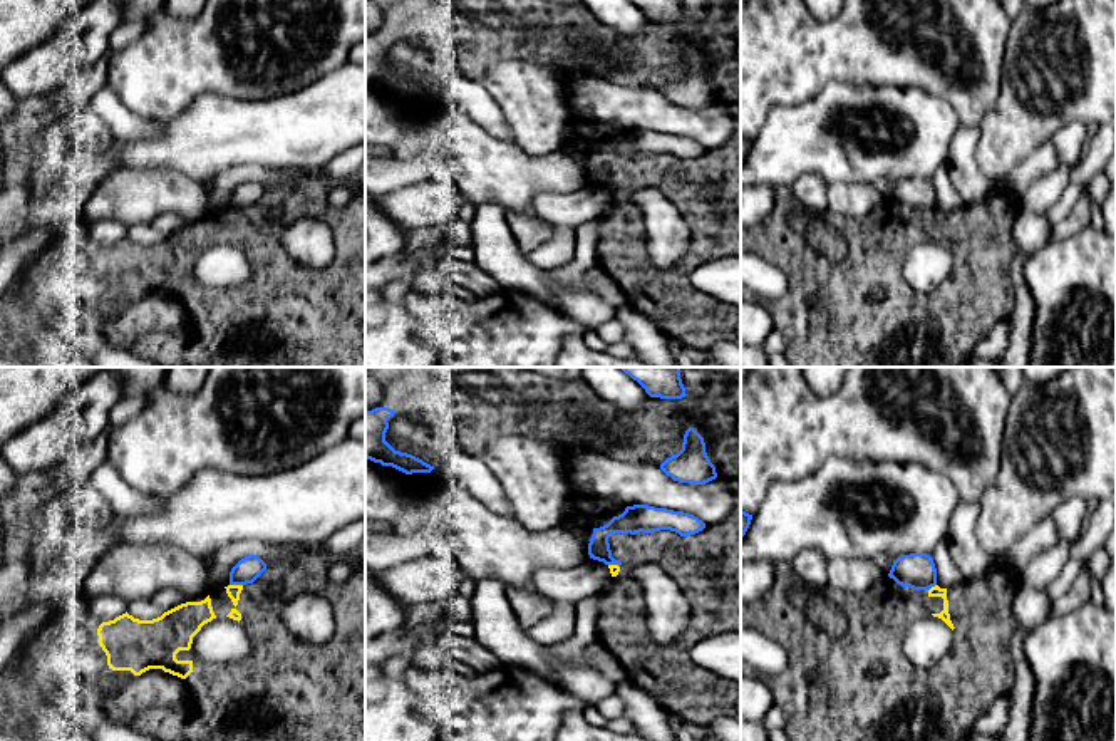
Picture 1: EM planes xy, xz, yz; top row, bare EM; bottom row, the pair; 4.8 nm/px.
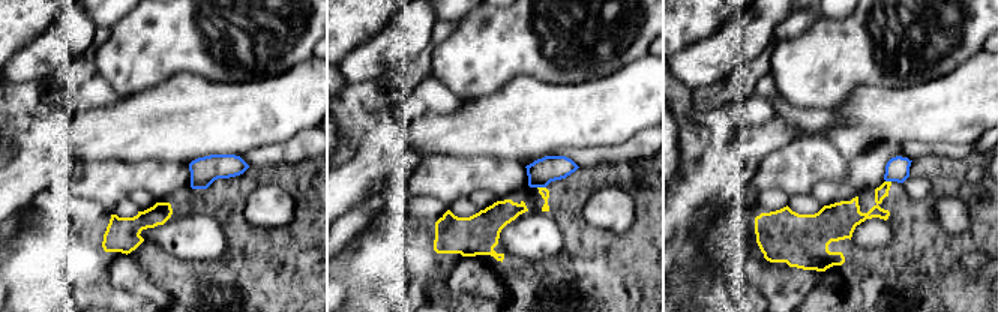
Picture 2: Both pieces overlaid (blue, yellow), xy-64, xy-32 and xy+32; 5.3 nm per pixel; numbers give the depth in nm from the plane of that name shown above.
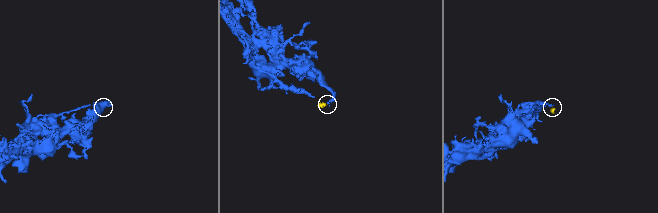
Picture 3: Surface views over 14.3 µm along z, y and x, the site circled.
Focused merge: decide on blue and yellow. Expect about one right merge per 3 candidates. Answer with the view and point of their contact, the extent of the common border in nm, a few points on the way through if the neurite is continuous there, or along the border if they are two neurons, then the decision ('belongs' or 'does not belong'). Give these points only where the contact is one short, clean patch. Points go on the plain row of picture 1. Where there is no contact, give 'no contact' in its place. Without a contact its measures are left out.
meets blue in xy at (237, 208); contact 60 nm long; border along xy (230, 208), (242, 210); does not belong

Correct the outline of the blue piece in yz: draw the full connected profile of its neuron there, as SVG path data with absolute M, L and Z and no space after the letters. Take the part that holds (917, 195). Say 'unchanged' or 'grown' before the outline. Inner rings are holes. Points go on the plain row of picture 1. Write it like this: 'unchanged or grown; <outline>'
unchanged; M910 178L898 181L888 198L902 211L913 215L930 215L937 210L937 193L927 178Z

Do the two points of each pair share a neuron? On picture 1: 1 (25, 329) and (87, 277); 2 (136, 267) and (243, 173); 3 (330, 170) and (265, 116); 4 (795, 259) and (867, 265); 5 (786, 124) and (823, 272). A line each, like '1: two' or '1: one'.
1: one
2: two
3: two
4: one
5: two

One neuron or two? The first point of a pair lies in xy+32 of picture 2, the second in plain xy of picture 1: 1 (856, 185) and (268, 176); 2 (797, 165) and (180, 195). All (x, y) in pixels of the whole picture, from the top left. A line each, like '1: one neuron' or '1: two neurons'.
1: one neuron
2: one neuron

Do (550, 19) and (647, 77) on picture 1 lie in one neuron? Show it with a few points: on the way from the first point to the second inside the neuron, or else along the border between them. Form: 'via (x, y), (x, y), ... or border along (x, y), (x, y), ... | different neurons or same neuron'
via (575, 19), (583, 20), (625, 52) | same neuron

